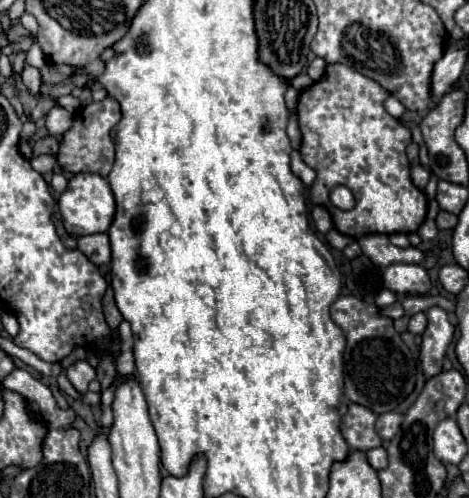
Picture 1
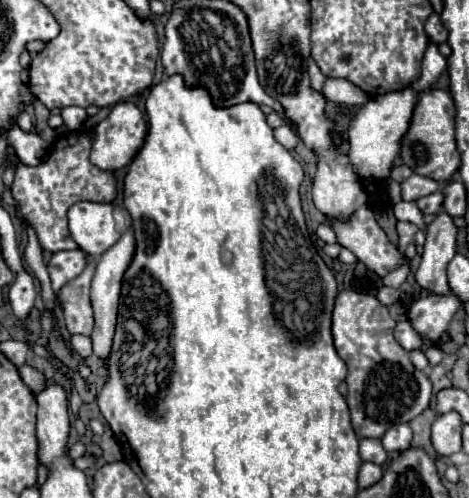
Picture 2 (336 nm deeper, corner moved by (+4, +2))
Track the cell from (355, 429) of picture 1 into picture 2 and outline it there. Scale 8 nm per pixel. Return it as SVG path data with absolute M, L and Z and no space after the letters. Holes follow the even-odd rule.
M362 438L360 440L360 456L362 456L362 460L370 460L374 464L384 464L388 458L386 450L382 448L380 440L376 440L376 438Z

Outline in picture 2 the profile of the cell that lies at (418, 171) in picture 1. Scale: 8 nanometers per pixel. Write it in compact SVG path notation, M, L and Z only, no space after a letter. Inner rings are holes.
M412 174L402 182L402 200L418 200L436 190L440 190L440 184L436 180L430 180L420 174Z

